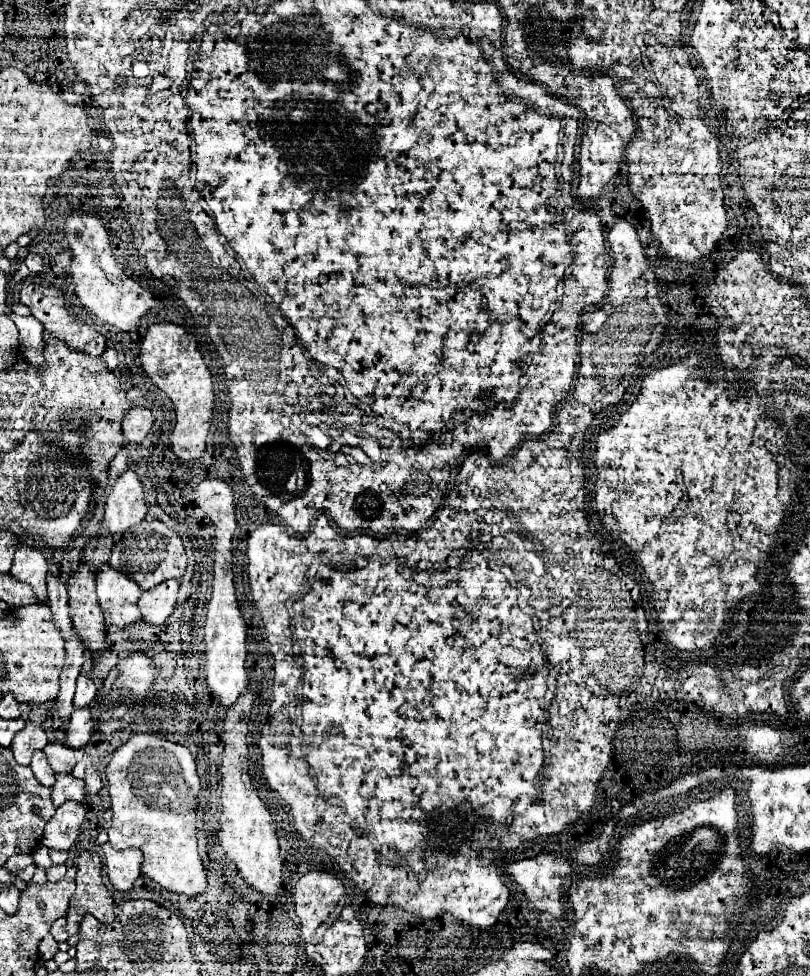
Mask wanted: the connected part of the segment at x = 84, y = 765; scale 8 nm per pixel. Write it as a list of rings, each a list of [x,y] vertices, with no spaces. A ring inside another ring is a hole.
[[[87,754],[75,764],[75,768],[73,768],[71,774],[85,780],[85,786],[87,786],[87,792],[89,794],[97,794],[103,788],[103,782],[99,778],[99,772],[95,770],[95,766],[91,764],[91,758]]]

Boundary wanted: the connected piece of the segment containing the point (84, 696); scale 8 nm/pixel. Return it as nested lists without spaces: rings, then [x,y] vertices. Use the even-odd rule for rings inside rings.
[[[79,674],[77,678],[77,692],[73,698],[75,708],[85,708],[95,698],[95,684],[91,684],[91,678],[85,674]]]

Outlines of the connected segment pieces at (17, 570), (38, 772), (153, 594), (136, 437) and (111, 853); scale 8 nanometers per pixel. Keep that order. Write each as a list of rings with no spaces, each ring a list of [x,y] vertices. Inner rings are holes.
[[[21,544],[15,552],[15,560],[9,574],[19,582],[29,584],[37,600],[45,602],[47,600],[47,570],[49,570],[47,558],[41,552]]]
[[[41,750],[33,752],[33,760],[31,760],[31,770],[35,774],[35,778],[43,784],[43,786],[53,786],[55,784],[55,772],[51,770],[51,766],[45,760],[45,754]]]
[[[165,580],[159,586],[143,592],[139,602],[137,602],[143,620],[147,624],[153,624],[153,626],[163,626],[165,620],[175,610],[177,590],[179,590],[177,580]]]
[[[131,408],[131,410],[125,414],[123,422],[121,422],[125,440],[127,440],[129,444],[139,444],[139,442],[145,438],[145,434],[149,432],[151,424],[153,424],[153,414],[151,414],[151,410],[147,410],[147,408]]]
[[[109,842],[101,846],[105,854],[105,864],[107,864],[107,874],[115,890],[131,890],[133,882],[141,876],[141,862],[143,854],[137,848],[127,848],[127,850],[115,850]]]

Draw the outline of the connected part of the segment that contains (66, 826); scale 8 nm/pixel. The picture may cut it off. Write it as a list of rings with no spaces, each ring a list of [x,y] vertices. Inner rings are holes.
[[[79,802],[61,804],[45,826],[43,844],[51,850],[69,850],[83,824],[85,810]]]

